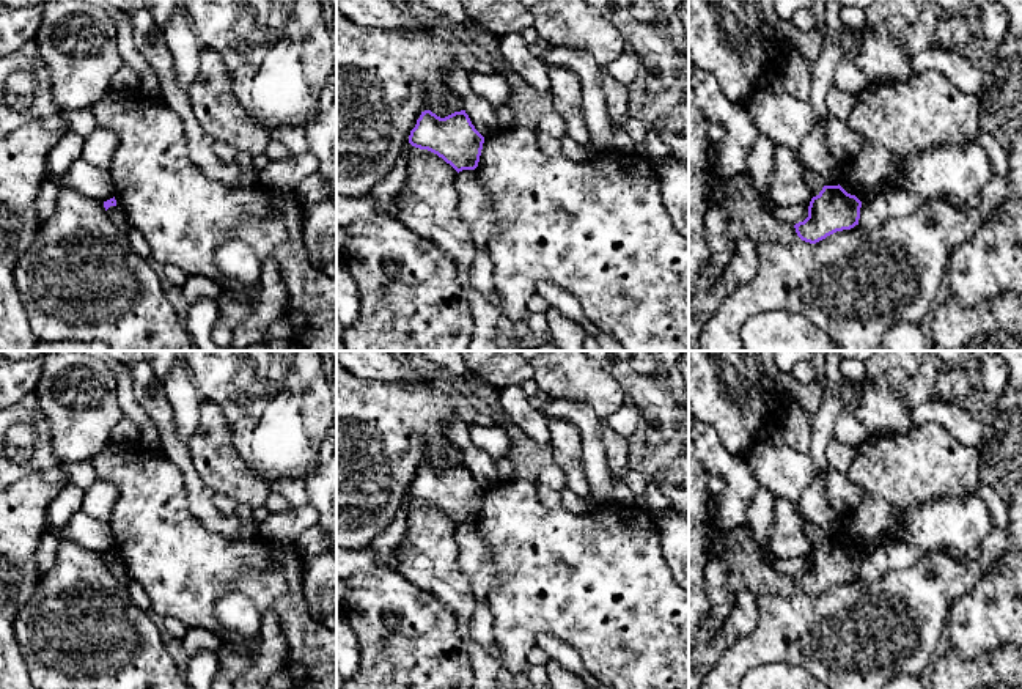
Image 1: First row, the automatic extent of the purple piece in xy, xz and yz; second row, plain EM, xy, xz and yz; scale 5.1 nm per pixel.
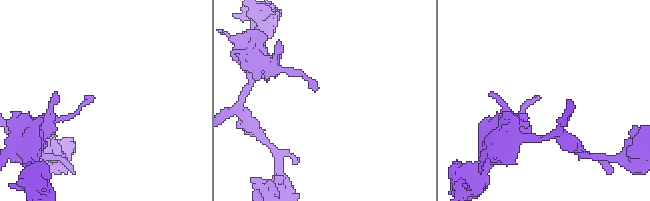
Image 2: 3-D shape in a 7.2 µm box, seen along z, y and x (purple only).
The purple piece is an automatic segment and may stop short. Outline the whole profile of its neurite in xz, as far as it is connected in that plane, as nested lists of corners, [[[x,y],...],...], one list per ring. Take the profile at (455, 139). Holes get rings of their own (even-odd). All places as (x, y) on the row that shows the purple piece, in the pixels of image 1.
[[[425,110],[410,131],[409,143],[437,154],[459,173],[478,167],[484,137],[475,129],[465,110],[445,118]]]

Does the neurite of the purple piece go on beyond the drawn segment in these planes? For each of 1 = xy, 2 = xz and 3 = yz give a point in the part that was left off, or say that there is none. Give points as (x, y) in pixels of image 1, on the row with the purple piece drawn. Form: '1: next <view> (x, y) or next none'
1: next none
2: next none
3: next none

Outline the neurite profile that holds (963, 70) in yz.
[[[929,47],[914,57],[914,72],[921,74],[926,71],[942,72],[956,88],[972,94],[978,94],[987,79],[981,61],[973,53],[964,50]]]

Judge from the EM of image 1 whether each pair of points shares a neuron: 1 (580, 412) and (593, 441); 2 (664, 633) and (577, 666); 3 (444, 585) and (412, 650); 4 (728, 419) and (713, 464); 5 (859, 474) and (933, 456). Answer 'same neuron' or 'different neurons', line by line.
1: same neuron
2: different neurons
3: different neurons
4: different neurons
5: same neuron

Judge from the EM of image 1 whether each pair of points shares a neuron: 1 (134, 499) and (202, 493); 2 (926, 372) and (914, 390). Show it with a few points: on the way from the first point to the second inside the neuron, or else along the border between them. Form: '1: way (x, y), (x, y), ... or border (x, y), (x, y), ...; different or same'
1: border (170, 461), (181, 474), (191, 513), (205, 527); different
2: way (922, 376), (919, 386); same

